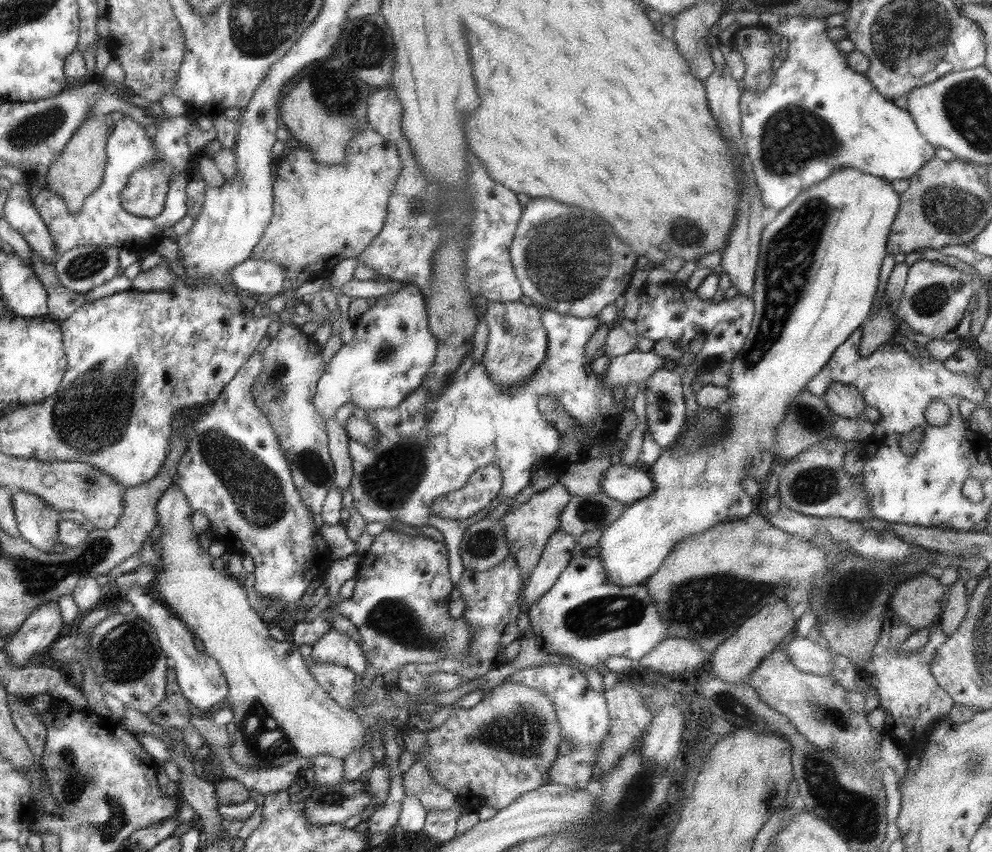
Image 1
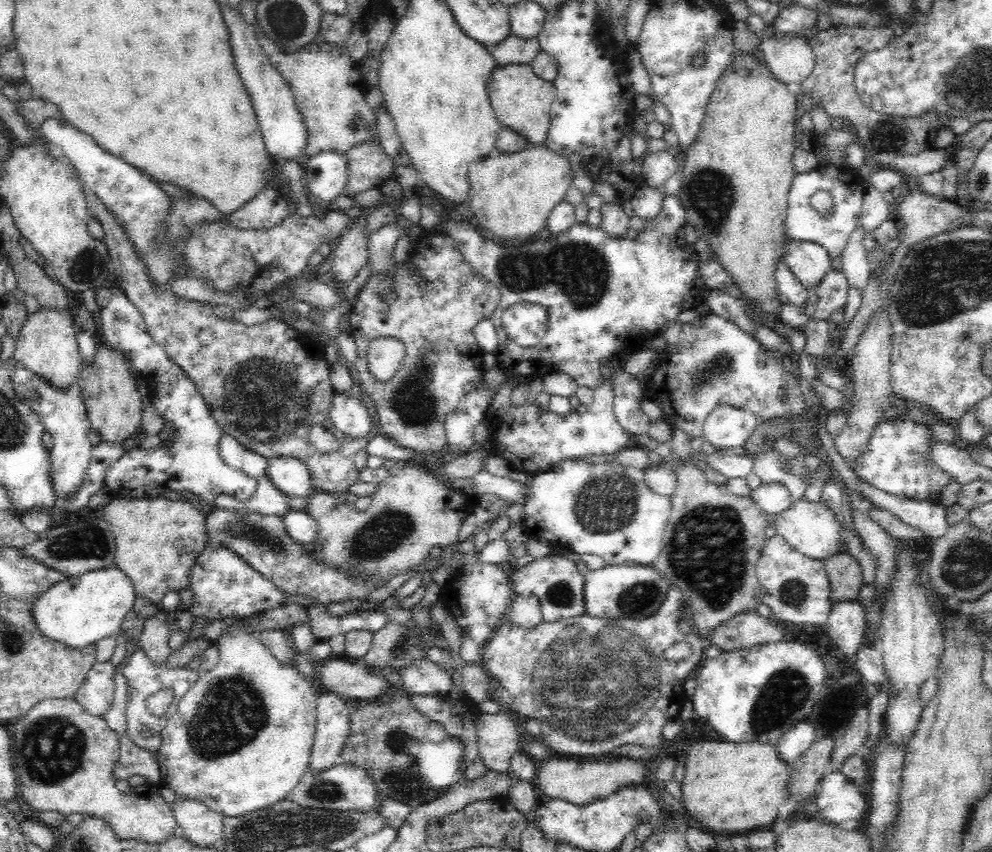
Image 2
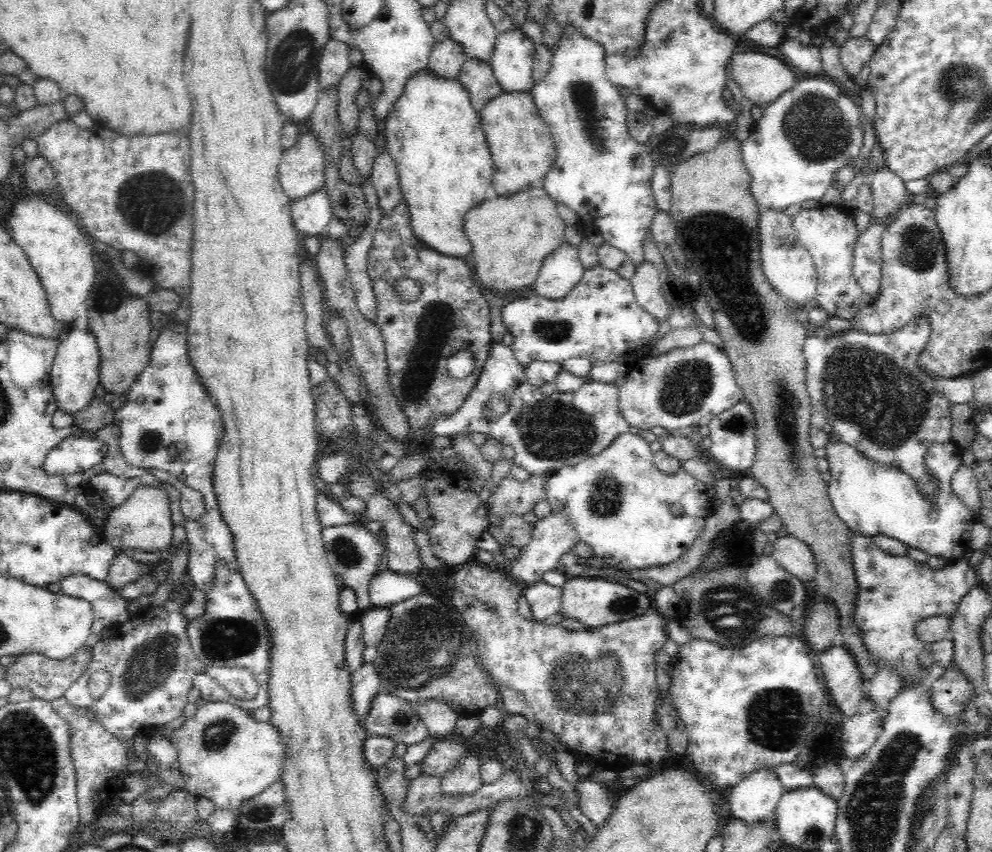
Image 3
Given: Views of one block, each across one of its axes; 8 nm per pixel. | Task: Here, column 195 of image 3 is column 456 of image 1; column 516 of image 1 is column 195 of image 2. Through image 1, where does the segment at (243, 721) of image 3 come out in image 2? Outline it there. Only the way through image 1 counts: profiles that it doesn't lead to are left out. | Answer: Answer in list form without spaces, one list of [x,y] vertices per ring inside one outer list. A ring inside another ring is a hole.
[[[230,624],[214,644],[220,650],[220,662],[214,670],[200,674],[196,686],[180,700],[176,714],[168,718],[156,762],[162,774],[160,786],[168,786],[176,796],[200,800],[210,810],[228,818],[274,806],[286,800],[300,784],[312,760],[318,730],[316,700],[320,694],[314,692],[314,684],[294,666],[278,662],[258,636],[248,634],[246,628]]]

